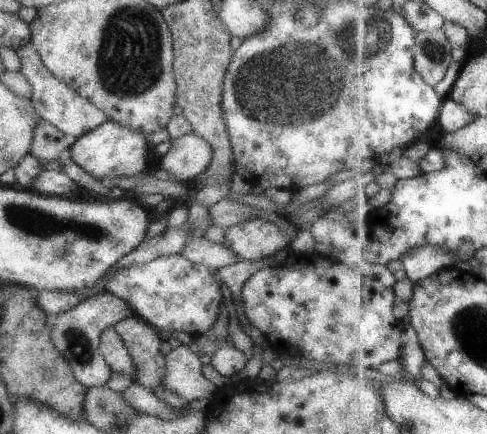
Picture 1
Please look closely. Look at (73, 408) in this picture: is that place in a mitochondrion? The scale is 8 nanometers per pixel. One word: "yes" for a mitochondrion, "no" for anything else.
no

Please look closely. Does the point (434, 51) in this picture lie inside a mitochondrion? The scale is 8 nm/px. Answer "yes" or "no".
yes

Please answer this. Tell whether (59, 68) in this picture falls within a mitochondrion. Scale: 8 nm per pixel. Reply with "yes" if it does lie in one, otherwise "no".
no

